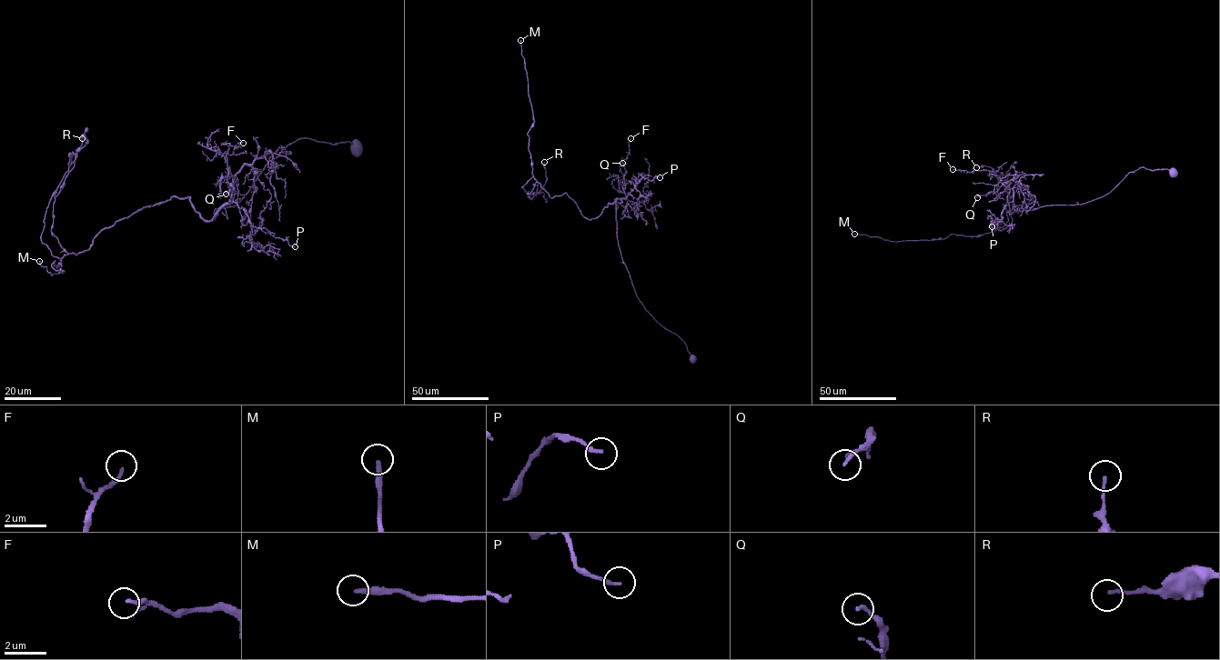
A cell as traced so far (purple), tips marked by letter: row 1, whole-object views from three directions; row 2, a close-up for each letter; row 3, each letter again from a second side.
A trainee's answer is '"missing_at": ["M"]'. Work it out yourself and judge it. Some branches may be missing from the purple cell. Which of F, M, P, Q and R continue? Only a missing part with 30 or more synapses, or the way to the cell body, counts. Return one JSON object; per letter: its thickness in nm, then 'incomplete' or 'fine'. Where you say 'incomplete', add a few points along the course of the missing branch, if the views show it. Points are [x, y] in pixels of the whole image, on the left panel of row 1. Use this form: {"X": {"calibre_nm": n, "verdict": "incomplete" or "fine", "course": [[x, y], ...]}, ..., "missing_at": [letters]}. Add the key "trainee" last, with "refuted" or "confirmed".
{"F": {"calibre_nm": 160, "verdict": "fine"}, "M": {"calibre_nm": 240, "verdict": "incomplete", "course": [[39, 261], [28, 256], [27, 237], [16, 238], [6, 226], [13, 204], [9, 166], [23, 150], [21, 134]]}, "P": {"calibre_nm": 160, "verdict": "fine"}, "Q": {"calibre_nm": 160, "verdict": "fine"}, "R": {"calibre_nm": 120, "verdict": "fine"}, "missing_at": ["M"], "trainee": "confirmed"}

